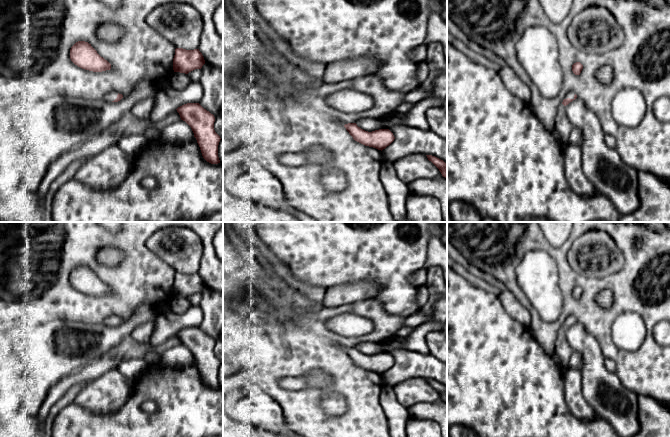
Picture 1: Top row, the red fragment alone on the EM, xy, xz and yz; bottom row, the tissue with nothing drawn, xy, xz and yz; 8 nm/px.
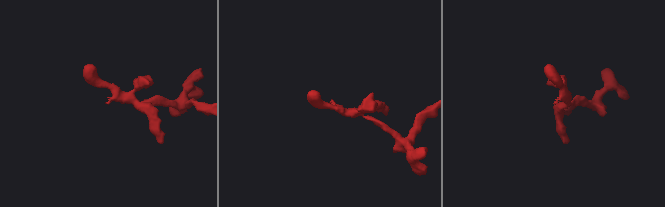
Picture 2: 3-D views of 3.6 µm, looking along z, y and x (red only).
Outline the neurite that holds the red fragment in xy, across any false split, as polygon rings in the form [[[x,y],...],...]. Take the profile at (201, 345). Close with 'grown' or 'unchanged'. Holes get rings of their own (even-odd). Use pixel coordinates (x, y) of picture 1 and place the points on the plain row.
[[[187,327],[176,334],[181,344],[191,351],[203,382],[211,388],[220,387],[218,369],[221,362],[214,354],[214,339],[199,327]]]; unchanged

